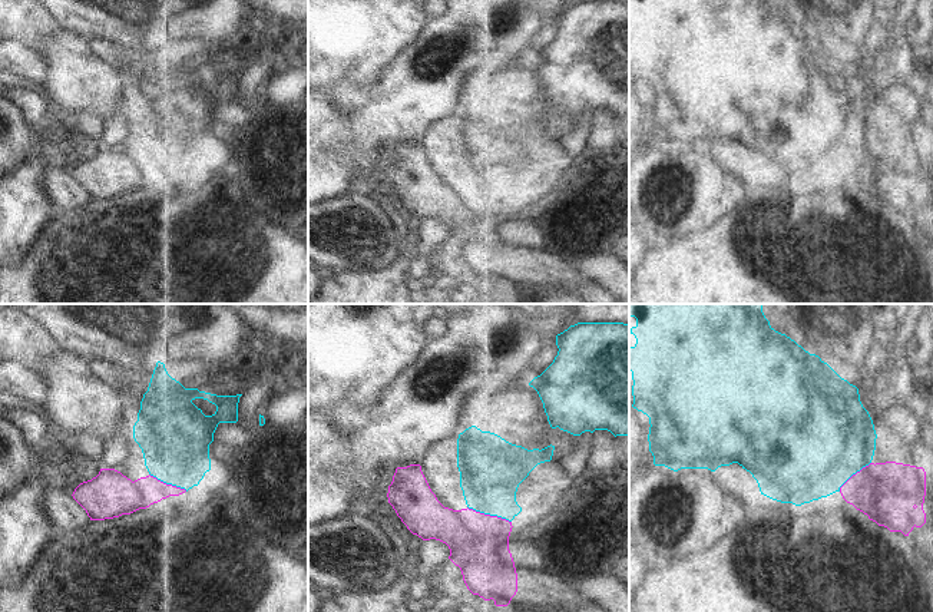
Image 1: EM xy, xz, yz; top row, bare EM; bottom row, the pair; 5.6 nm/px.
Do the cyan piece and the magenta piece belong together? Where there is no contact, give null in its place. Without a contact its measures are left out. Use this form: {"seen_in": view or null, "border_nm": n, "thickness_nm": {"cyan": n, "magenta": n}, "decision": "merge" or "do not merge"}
{"seen_in": "xz", "border_nm": 260, "thickness_nm": {"cyan": 360, "magenta": 340}, "decision": "do not merge"}

